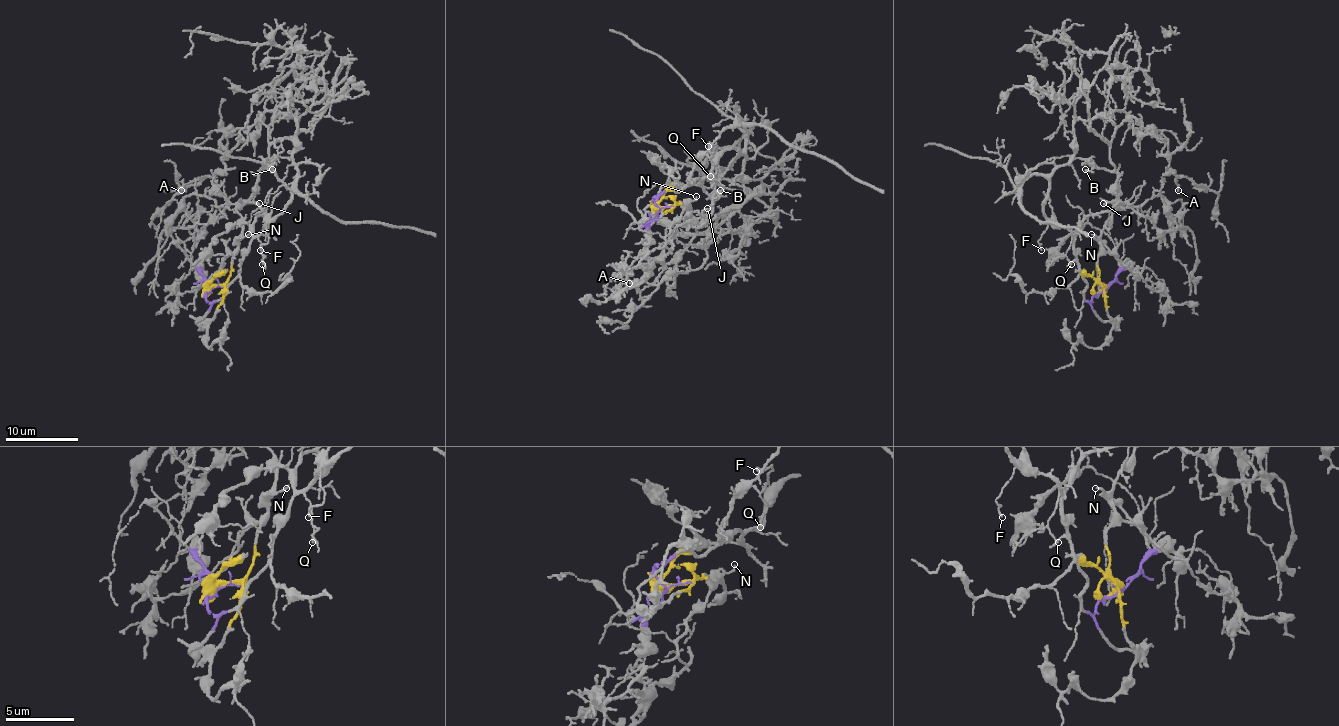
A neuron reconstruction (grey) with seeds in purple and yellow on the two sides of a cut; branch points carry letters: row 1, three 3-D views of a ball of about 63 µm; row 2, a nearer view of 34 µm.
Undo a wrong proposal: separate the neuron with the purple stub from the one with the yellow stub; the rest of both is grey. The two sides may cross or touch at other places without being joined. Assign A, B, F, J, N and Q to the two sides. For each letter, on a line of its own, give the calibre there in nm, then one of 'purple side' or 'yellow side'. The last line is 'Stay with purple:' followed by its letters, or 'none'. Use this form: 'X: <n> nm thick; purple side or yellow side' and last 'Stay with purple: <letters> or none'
A: 160 nm thick; yellow side
B: 170 nm thick; yellow side
F: 140 nm thick; purple side
J: 130 nm thick; yellow side
N: 140 nm thick; yellow side
Q: 120 nm thick; purple side
Stay with purple: F, Q

